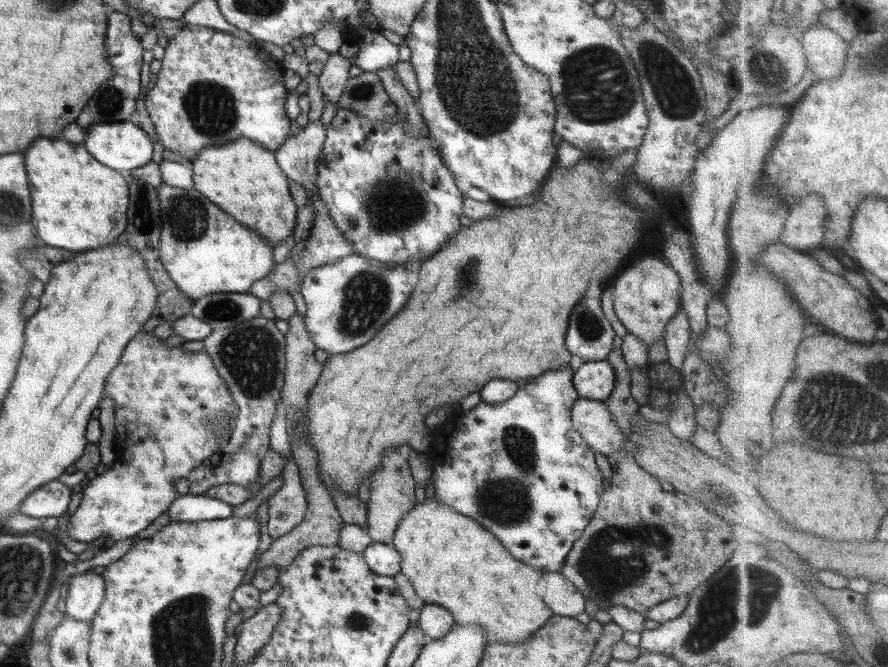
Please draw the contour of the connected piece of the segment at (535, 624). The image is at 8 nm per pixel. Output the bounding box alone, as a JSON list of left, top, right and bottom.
[392,491,553,644]

